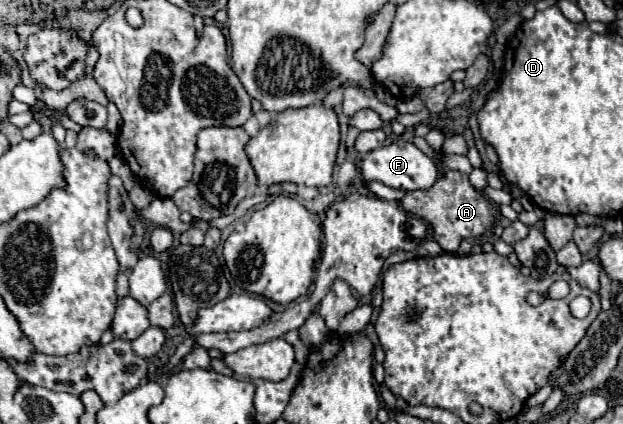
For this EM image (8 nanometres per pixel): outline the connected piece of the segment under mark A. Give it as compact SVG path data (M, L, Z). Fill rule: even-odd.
M460 171L438 173L436 183L426 191L406 191L406 195L400 199L400 205L408 213L420 217L430 227L432 237L440 243L444 251L458 251L462 239L480 237L498 219L498 207L480 191L476 191L470 185L468 175Z

